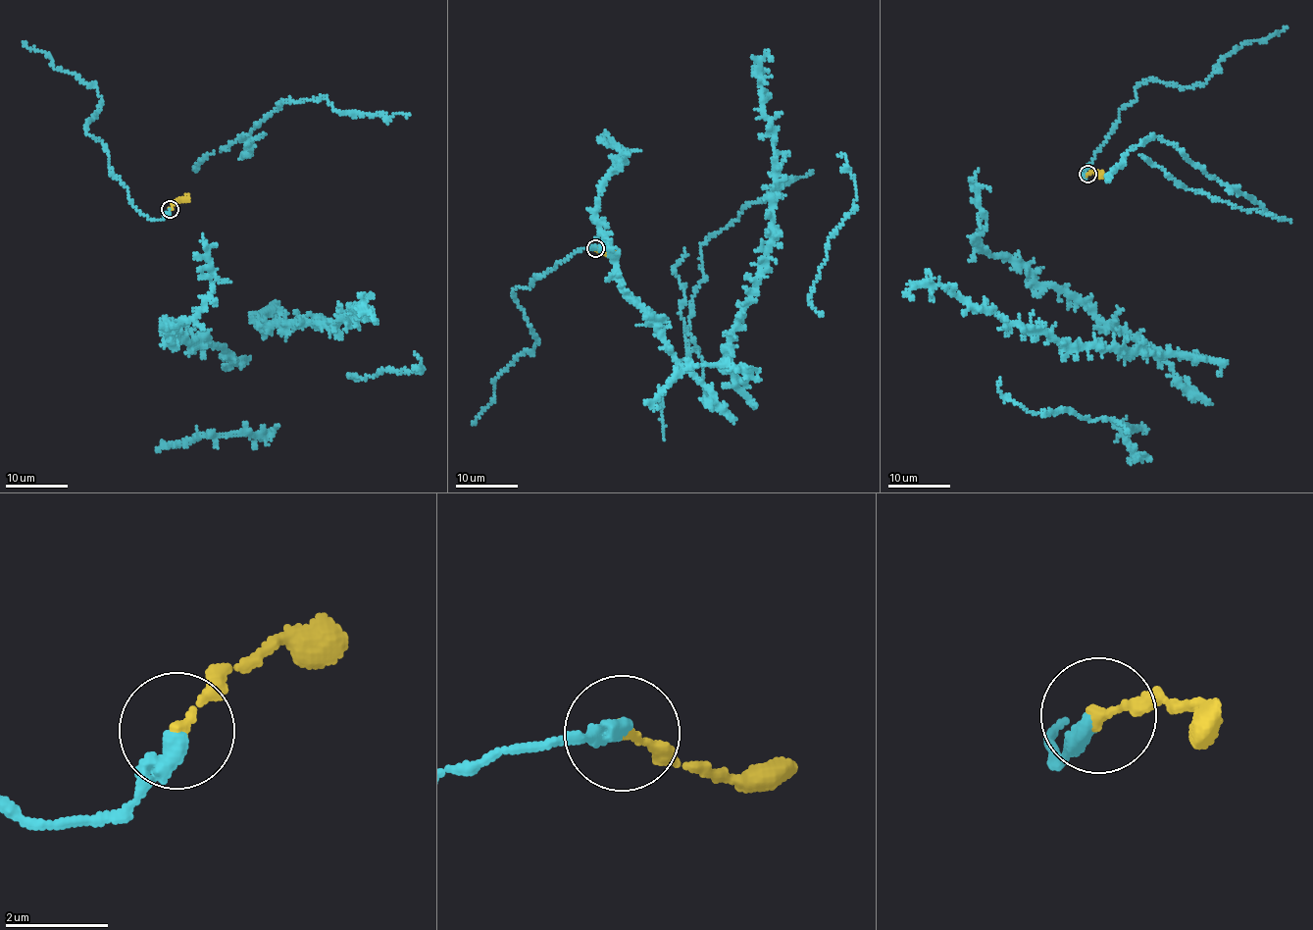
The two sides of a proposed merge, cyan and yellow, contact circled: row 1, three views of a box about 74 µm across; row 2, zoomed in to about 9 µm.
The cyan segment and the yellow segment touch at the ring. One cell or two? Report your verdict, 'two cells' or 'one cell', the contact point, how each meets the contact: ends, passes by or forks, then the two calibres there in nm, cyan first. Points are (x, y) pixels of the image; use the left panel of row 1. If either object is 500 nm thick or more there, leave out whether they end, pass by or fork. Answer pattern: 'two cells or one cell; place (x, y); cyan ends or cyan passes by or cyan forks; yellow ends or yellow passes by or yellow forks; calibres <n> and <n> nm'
one cell; place (170, 209); cyan ends; yellow ends; calibres 340 and 180 nm

